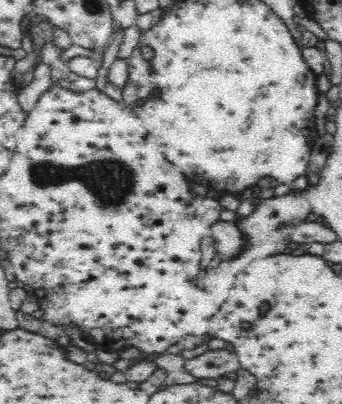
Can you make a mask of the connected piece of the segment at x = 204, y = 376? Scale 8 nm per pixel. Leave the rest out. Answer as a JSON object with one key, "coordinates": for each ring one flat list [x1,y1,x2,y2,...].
{"coordinates":[[209,350,195,359,186,360,187,372,199,380,214,383,230,372,241,369,240,361,232,350]]}

